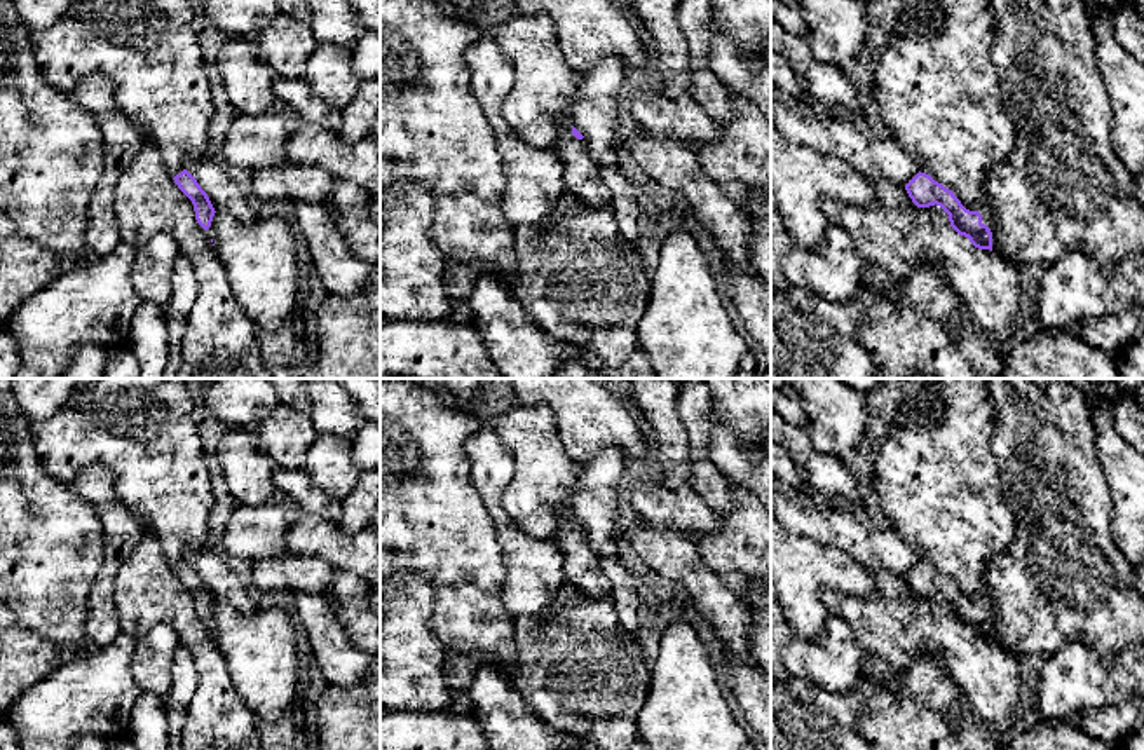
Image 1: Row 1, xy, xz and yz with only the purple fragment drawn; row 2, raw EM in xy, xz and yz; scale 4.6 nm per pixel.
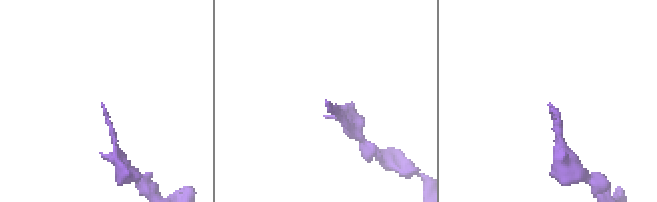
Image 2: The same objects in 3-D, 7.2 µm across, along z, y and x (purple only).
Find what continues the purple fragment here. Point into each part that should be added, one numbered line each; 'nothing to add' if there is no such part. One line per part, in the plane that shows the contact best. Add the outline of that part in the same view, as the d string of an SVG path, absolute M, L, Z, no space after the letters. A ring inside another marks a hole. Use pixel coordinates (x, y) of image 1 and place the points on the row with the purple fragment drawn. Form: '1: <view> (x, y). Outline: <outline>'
1: yz (939, 91). Outline: M921 0L898 17L891 44L870 61L874 94L882 120L919 171L952 190L961 204L982 215L992 232L984 178L1015 147L1017 129L1001 91L991 45L996 14L989 0L940 0L943 24L933 28L933 0Z

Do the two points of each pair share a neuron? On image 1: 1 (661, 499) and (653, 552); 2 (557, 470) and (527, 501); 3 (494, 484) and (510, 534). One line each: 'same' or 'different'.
1: different
2: same
3: same

